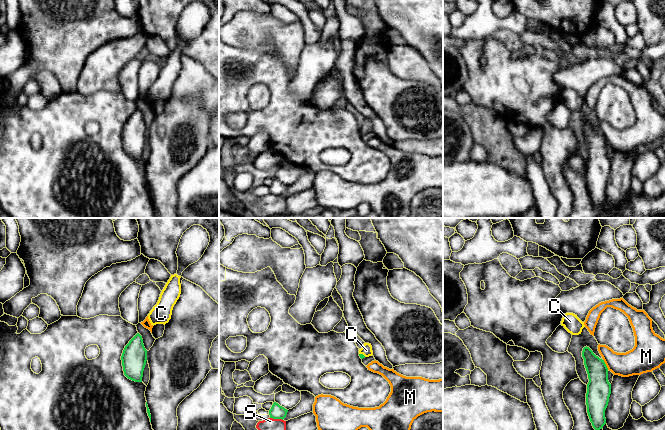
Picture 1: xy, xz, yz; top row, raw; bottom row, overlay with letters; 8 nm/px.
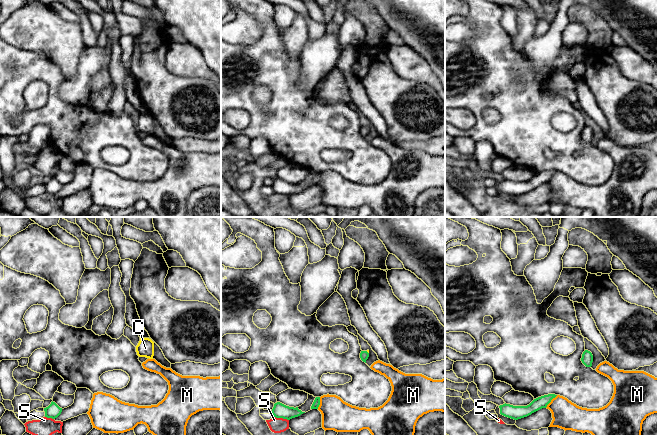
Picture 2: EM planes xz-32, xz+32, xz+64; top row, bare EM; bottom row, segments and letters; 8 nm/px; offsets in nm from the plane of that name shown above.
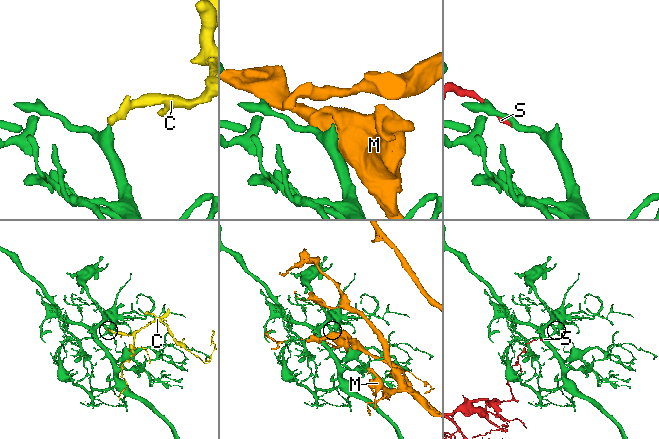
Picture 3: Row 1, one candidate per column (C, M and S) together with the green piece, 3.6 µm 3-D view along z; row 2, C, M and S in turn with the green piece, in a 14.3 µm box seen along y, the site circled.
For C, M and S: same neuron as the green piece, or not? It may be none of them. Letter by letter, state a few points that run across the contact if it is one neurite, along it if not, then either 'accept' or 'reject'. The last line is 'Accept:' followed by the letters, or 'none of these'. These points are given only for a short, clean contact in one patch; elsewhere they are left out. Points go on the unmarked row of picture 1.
C: line xz (362, 132), (362, 130), (366, 126); accept
M: reject
S: reject
Accept: C

